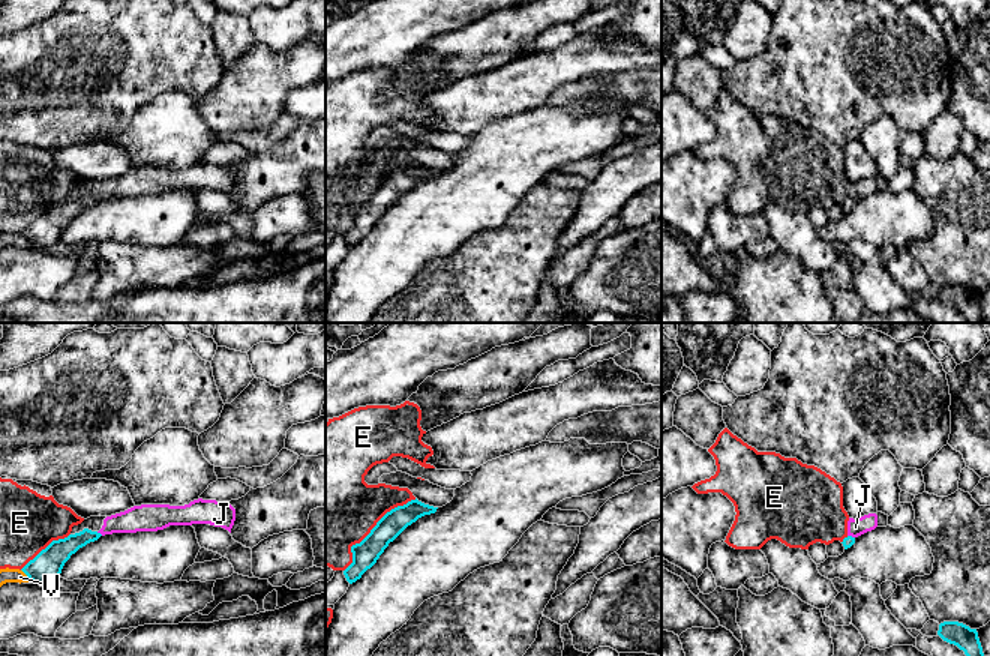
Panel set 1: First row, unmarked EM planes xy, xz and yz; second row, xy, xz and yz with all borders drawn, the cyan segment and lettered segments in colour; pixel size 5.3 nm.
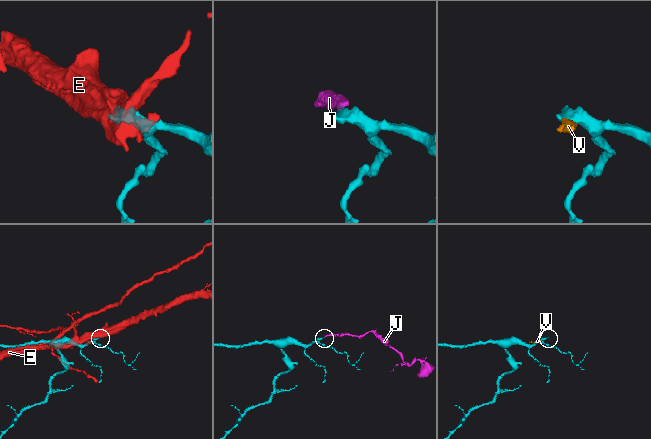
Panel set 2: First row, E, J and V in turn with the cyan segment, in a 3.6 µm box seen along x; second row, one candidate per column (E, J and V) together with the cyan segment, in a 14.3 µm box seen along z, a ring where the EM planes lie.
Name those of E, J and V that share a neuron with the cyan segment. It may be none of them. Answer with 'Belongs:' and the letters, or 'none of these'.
Belongs: J

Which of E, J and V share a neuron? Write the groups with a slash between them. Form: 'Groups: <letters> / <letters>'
Groups: E / J / V

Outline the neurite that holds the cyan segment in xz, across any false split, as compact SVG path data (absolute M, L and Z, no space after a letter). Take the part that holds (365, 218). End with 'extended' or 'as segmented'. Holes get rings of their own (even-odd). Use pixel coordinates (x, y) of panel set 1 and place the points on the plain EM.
M416 162L387 176L360 207L351 210L352 227L344 234L346 245L352 248L360 243L390 206L418 182L435 177L436 173Z; as segmented

